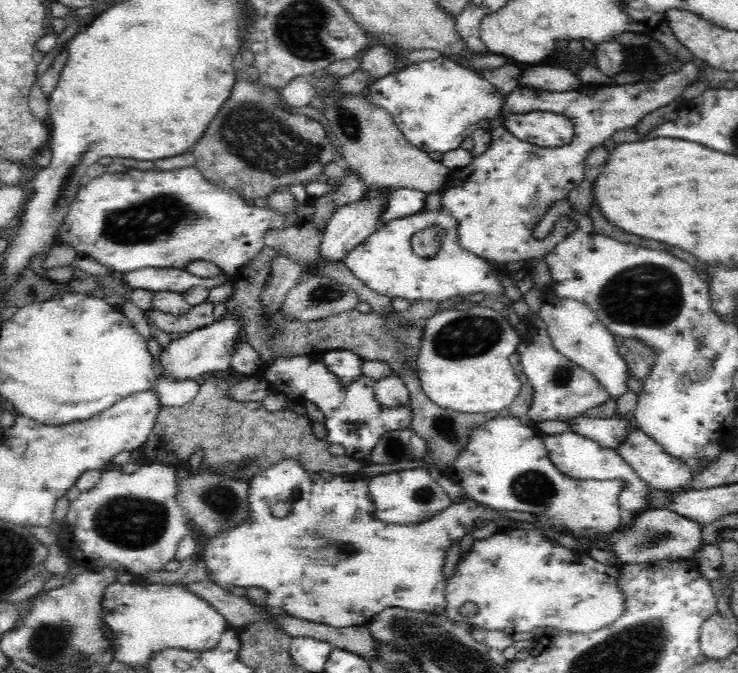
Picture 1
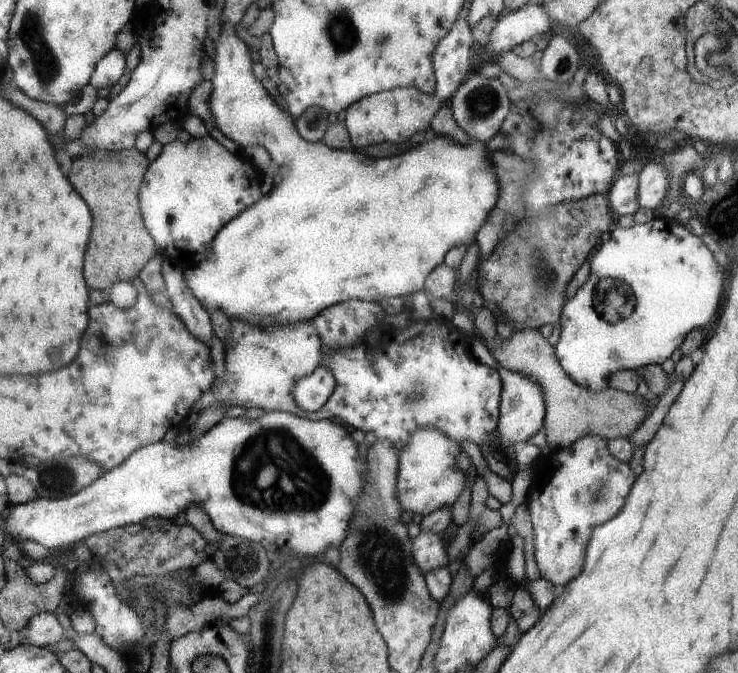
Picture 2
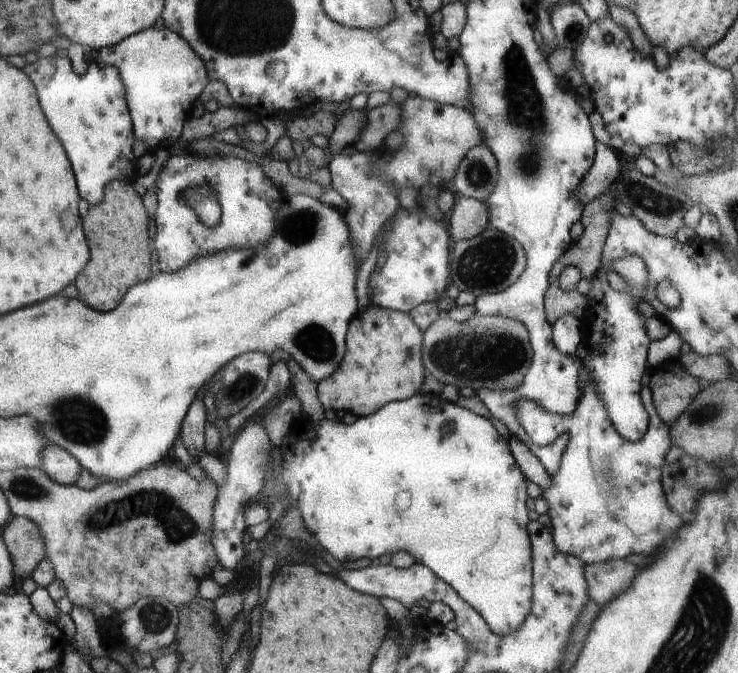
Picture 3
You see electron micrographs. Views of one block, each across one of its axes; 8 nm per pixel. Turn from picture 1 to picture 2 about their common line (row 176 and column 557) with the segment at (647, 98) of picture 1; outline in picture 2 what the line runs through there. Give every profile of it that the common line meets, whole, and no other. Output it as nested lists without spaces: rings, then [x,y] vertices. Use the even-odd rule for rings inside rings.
[[[598,435],[577,438],[568,448],[551,451],[536,460],[534,478],[526,504],[530,509],[534,529],[534,558],[540,576],[553,585],[568,584],[582,572],[584,558],[592,529],[604,524],[610,516],[616,516],[626,504],[626,496],[634,484],[634,471],[629,463],[615,459],[607,451],[607,440]]]

